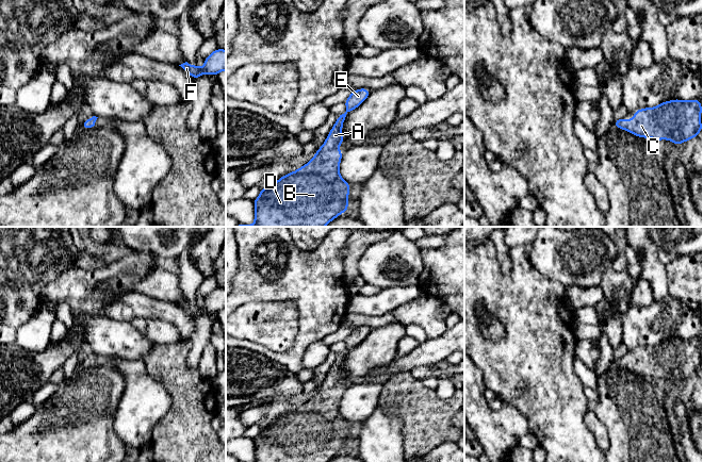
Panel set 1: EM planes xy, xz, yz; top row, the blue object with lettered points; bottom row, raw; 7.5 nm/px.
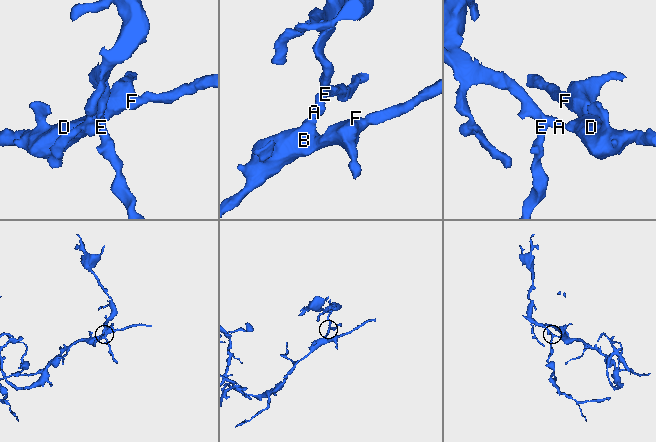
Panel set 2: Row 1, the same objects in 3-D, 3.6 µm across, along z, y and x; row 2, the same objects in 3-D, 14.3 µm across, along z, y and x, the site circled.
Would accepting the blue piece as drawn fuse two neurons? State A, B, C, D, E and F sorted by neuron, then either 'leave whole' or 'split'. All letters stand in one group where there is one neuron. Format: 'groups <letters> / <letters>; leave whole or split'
groups A B C D E F; leave whole

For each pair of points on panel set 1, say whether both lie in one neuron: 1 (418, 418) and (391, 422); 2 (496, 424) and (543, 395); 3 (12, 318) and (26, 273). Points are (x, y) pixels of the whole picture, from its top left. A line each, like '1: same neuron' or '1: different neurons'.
1: different neurons
2: different neurons
3: same neuron

